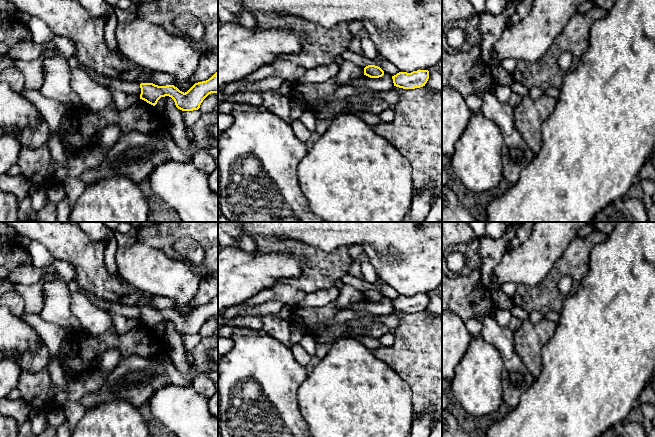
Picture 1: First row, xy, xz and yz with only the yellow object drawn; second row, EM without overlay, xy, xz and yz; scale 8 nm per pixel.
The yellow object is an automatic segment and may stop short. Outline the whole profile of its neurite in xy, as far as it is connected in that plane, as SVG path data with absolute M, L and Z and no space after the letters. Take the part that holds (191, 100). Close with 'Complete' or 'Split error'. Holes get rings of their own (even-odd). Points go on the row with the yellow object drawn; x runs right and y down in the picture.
M218 71L208 80L195 83L185 93L174 85L158 86L153 83L141 83L140 88L140 99L153 106L161 97L169 96L182 111L198 110L209 94L218 93Z. Complete

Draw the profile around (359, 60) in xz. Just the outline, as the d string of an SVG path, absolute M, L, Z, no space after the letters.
M349 50L344 51L340 56L341 56L343 61L350 61L353 64L355 64L356 66L363 67L363 68L368 66L368 65L378 66L377 61L385 59L382 55L380 55L378 53L374 59L369 60L365 56L363 56L361 54L353 53Z

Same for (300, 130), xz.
M299 120L290 123L294 134L304 143L307 143L311 137L311 132L307 127Z

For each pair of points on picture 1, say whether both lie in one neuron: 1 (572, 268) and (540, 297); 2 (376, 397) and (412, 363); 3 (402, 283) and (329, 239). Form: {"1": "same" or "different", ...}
{"1": "same", "2": "different", "3": "same"}

